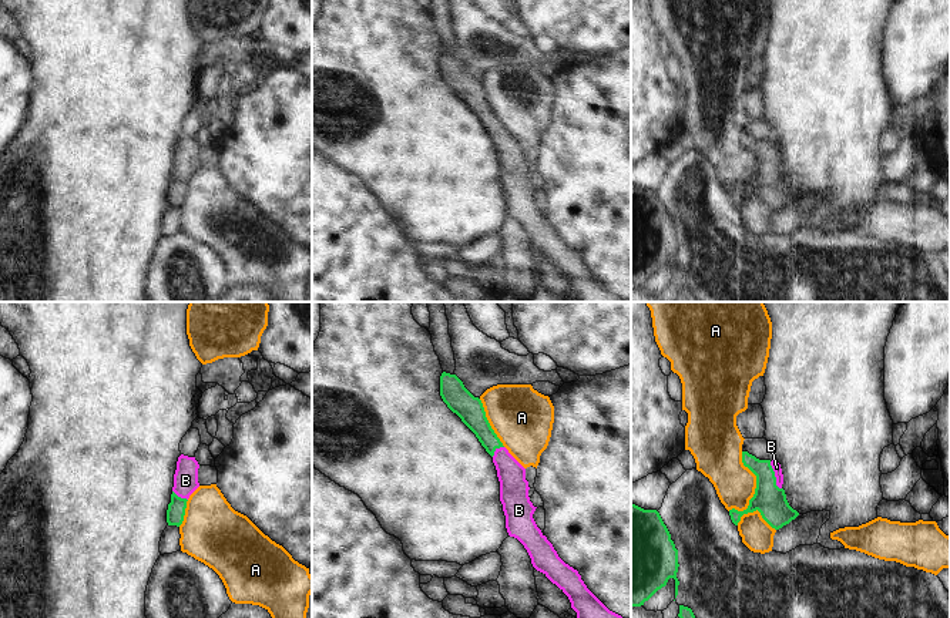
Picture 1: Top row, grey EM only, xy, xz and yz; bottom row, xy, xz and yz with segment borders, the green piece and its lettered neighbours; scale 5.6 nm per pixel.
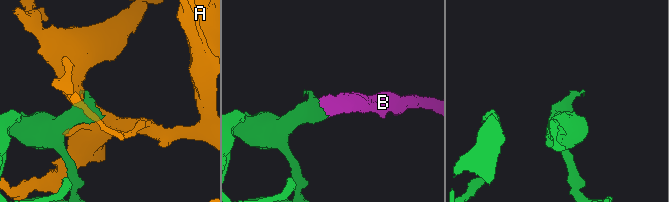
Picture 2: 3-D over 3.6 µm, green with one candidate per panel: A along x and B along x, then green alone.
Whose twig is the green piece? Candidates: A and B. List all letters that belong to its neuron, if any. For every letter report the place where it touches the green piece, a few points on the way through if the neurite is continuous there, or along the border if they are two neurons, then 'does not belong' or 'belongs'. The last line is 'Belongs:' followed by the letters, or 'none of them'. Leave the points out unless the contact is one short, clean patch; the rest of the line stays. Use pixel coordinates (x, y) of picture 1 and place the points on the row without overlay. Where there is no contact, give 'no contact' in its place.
A: yz (751, 180) | does not belong
B: yz (774, 157) | across yz (769, 181), (774, 157), (776, 148) | belongs
Belongs: B

